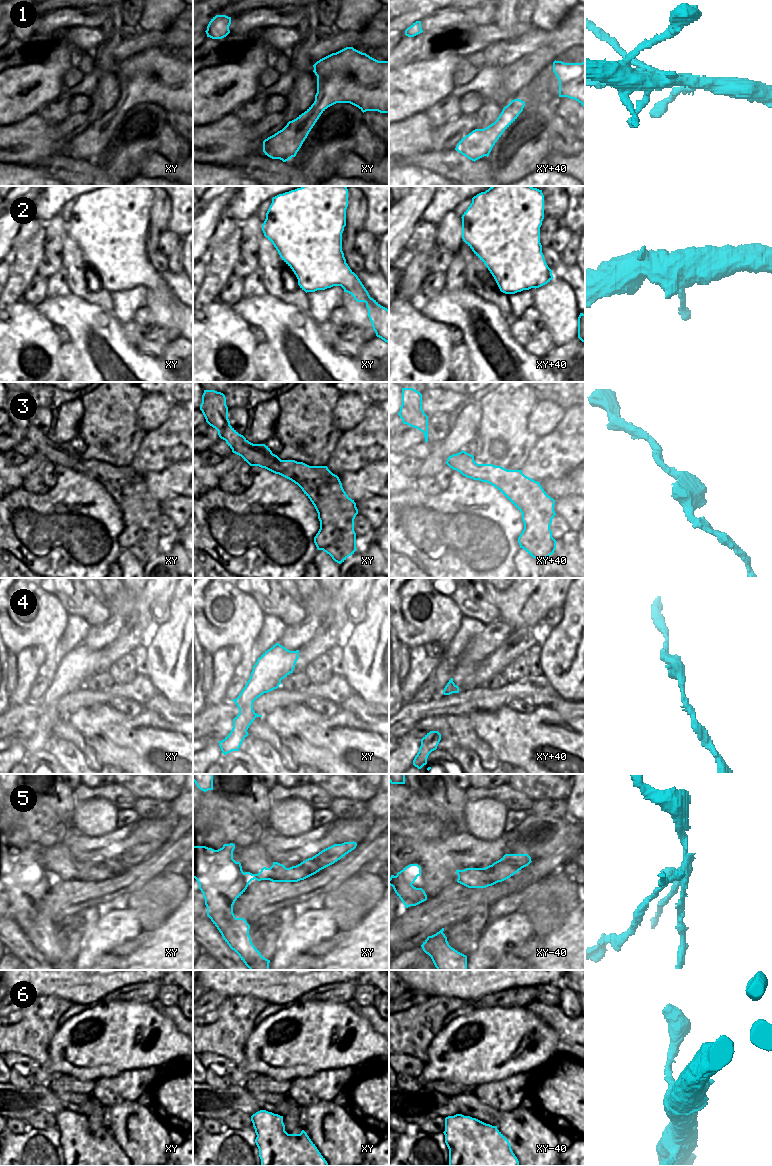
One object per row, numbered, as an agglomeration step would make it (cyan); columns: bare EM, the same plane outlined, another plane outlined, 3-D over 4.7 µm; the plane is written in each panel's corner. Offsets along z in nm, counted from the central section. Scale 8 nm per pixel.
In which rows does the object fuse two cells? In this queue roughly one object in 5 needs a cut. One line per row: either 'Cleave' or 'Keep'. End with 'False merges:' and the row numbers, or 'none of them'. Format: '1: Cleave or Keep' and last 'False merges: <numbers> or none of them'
1: Keep
2: Keep
3: Keep
4: Keep
5: Cleave
6: Keep
False merges: 5

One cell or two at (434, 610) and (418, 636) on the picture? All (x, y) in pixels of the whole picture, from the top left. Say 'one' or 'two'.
one

